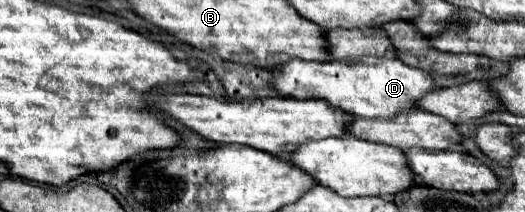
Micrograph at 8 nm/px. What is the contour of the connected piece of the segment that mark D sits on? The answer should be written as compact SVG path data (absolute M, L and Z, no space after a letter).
M358 57L350 61L290 61L274 69L274 89L284 97L324 99L354 117L392 119L400 111L410 111L430 91L438 89L434 79L416 67L408 67L400 59L390 57Z

